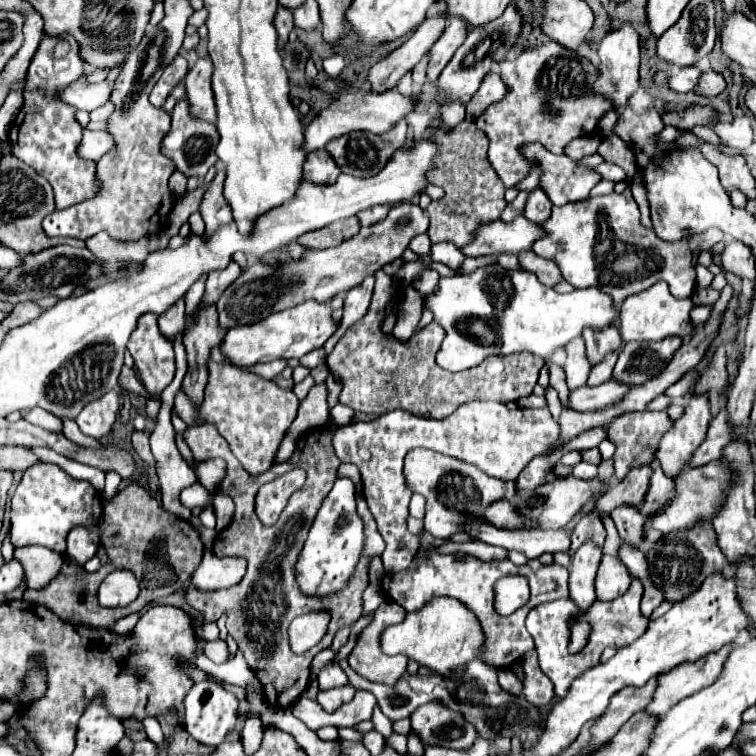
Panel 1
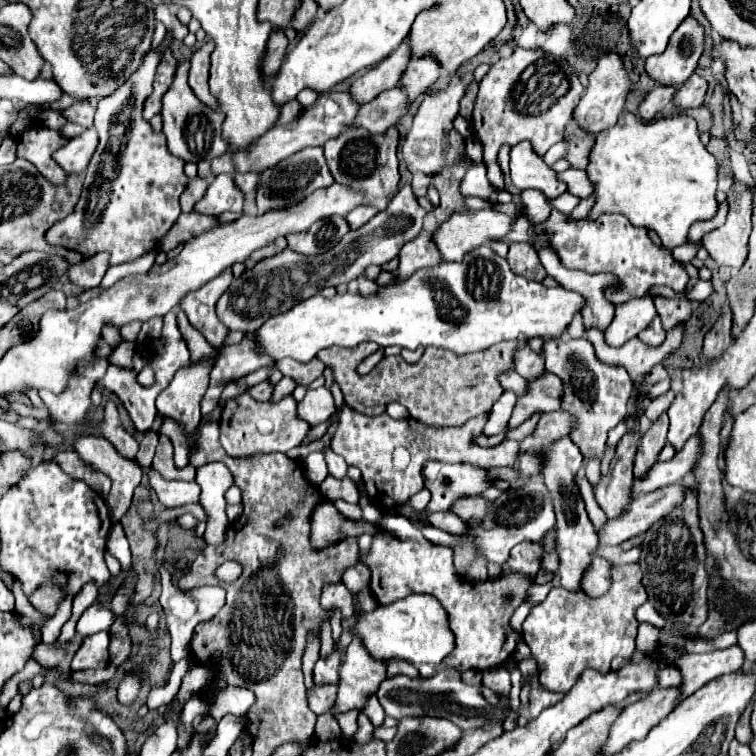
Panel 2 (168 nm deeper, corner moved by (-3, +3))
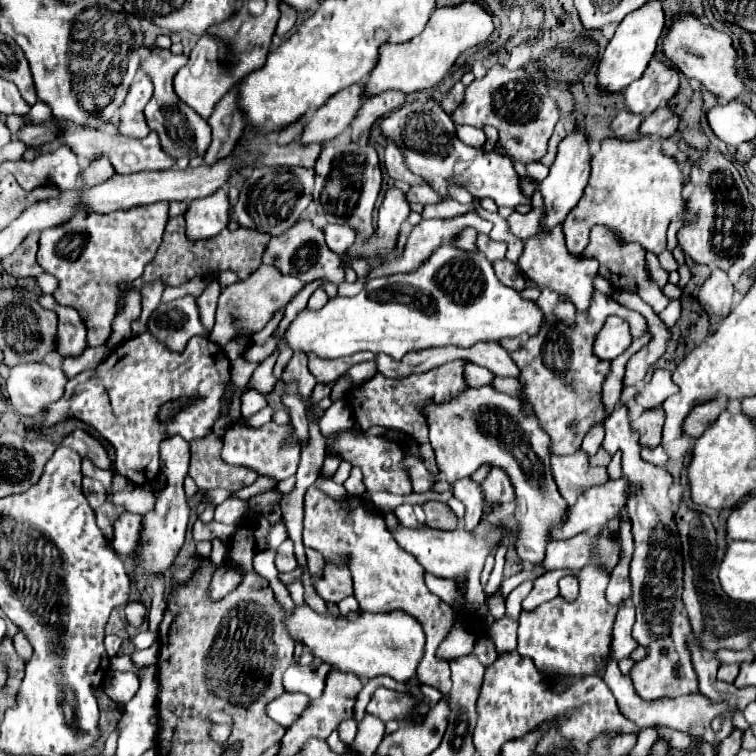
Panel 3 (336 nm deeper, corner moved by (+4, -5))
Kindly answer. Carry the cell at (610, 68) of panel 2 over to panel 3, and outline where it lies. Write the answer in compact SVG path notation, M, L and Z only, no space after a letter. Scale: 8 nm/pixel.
M569 132L567 138L559 144L557 160L553 162L549 176L539 184L539 190L543 196L543 212L545 212L545 216L541 220L541 232L547 232L547 230L563 224L565 216L581 200L587 178L589 178L589 142L581 132Z

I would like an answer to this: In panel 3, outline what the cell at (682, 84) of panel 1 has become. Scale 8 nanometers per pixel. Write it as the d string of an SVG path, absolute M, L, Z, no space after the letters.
M623 110L623 112L617 114L617 116L613 118L613 122L611 122L613 136L619 138L619 140L635 140L641 122L643 122L643 116L631 114L631 112Z

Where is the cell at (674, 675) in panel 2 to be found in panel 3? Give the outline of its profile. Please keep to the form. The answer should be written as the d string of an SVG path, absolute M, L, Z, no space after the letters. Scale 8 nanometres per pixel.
M609 662L609 668L605 670L603 680L605 680L605 684L611 688L613 696L617 696L617 706L619 706L621 714L623 714L625 718L633 720L635 724L639 724L641 728L657 726L657 724L659 724L659 726L669 726L669 728L681 730L681 732L687 734L687 736L691 736L691 734L695 734L695 736L699 736L699 734L711 736L711 734L709 734L709 732L711 732L711 726L709 726L709 724L711 724L713 714L715 714L715 716L723 714L728 706L726 702L714 703L703 696L703 694L699 694L699 692L697 692L697 694L689 694L689 696L681 696L681 698L675 698L675 700L671 700L671 698L661 698L661 700L645 702L645 700L641 700L641 698L637 696L631 678L629 678L627 674L621 674L615 662Z

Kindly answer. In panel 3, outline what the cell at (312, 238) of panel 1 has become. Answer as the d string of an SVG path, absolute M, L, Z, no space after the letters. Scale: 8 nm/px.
M305 218L297 220L297 224L293 224L293 230L289 228L285 234L269 240L263 252L263 264L275 266L281 274L297 276L303 282L313 282L317 278L325 278L335 284L343 282L343 268L339 268L339 256L327 248L323 232L315 230Z

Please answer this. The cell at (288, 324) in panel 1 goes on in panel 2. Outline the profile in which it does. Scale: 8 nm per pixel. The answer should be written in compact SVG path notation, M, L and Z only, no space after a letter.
M484 244L470 254L464 256L462 262L442 262L434 268L422 268L414 272L406 282L392 282L380 288L378 296L362 296L354 288L350 288L344 296L336 294L334 298L324 298L316 294L300 304L292 306L284 314L272 316L260 330L254 332L254 344L258 354L268 354L274 360L294 358L300 362L312 360L322 348L328 346L346 346L352 348L360 342L376 342L378 346L402 346L402 348L418 348L418 346L438 346L456 354L472 354L492 344L504 340L524 338L560 338L574 314L584 308L584 298L578 292L566 288L546 288L542 282L528 280L510 270L506 258L500 258L490 244Z

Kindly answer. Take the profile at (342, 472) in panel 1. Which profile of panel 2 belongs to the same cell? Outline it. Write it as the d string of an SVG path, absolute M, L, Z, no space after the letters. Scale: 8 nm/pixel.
M328 475L319 488L328 500L340 498L352 504L356 504L359 501L360 494L358 488L349 477L336 479Z

